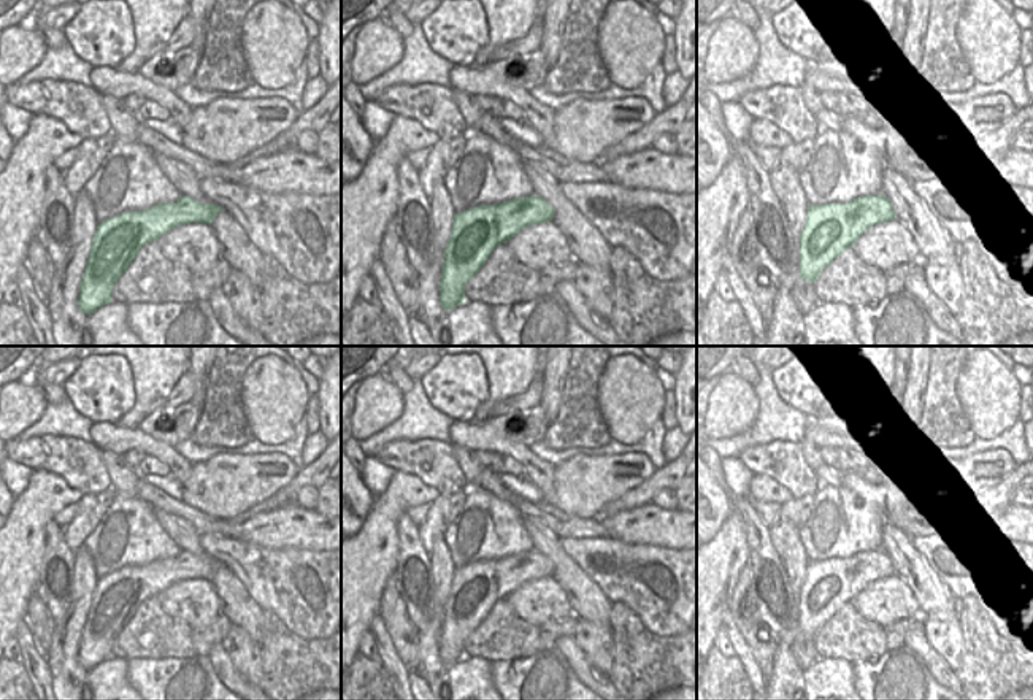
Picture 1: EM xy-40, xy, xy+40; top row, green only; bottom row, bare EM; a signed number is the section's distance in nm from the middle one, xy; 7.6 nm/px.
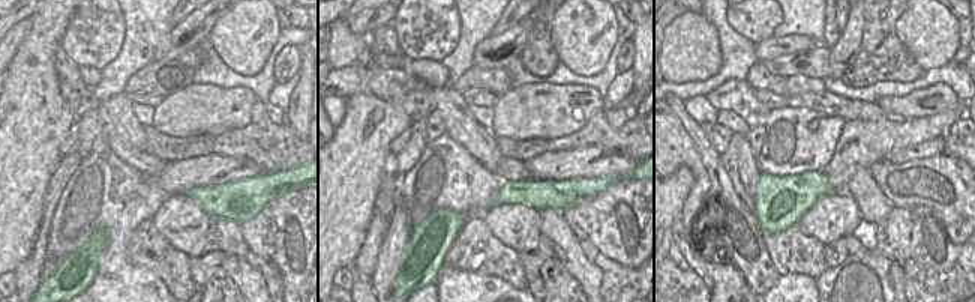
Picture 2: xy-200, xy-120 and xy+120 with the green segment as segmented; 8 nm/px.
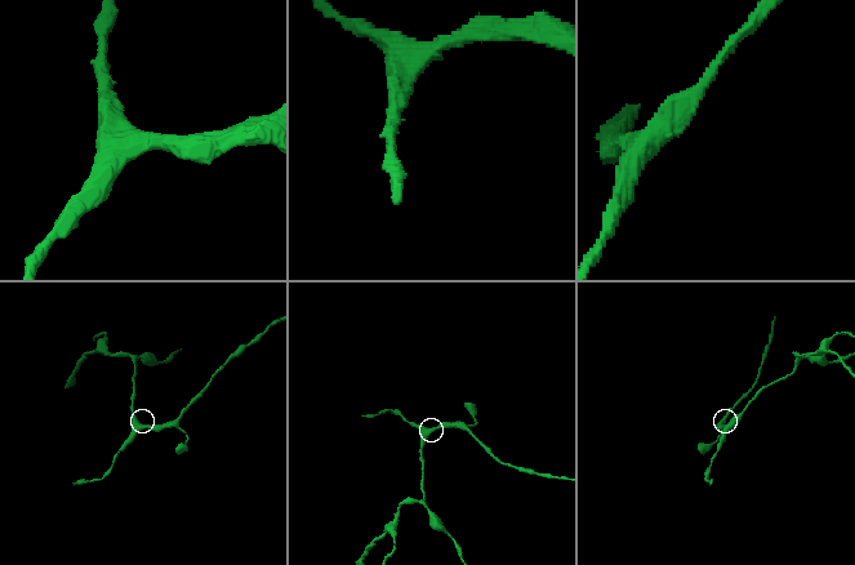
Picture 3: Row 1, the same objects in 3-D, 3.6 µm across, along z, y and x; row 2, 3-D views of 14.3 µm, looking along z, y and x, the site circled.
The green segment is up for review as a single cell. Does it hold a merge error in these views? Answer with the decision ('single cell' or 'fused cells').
fused cells

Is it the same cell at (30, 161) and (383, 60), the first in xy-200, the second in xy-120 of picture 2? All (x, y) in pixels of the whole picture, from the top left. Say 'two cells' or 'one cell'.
two cells

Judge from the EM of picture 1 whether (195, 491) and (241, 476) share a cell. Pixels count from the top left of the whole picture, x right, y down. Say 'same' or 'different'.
same

